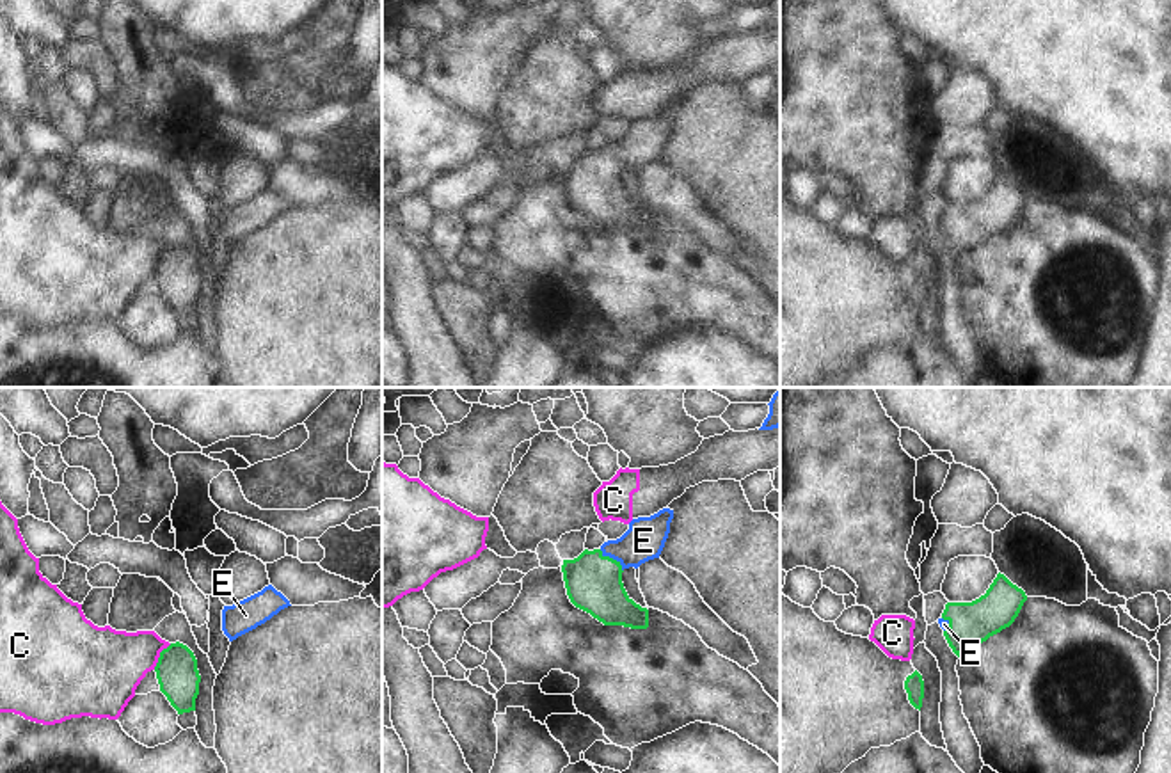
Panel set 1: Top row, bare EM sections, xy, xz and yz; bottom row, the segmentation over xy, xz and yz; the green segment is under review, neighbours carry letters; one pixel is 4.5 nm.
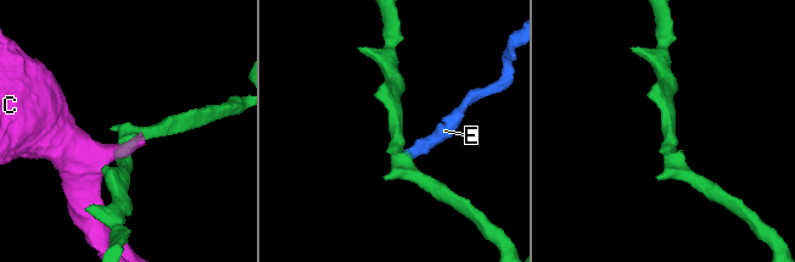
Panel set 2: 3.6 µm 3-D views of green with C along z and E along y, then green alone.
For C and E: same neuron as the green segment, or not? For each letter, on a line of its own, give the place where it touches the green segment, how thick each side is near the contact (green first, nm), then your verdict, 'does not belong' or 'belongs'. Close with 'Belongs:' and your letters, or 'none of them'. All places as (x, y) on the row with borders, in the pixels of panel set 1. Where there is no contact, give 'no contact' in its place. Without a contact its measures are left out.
C: meets green in xy at (160, 656); 190 nm thick on the green side, 320 nm on the other; does not belong
E: meets green in xz at (612, 558); 260 nm thick on the green side, 180 nm on the other; belongs
Belongs: E

